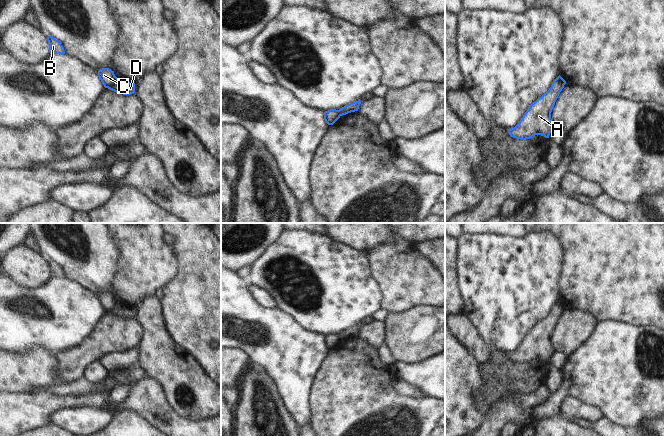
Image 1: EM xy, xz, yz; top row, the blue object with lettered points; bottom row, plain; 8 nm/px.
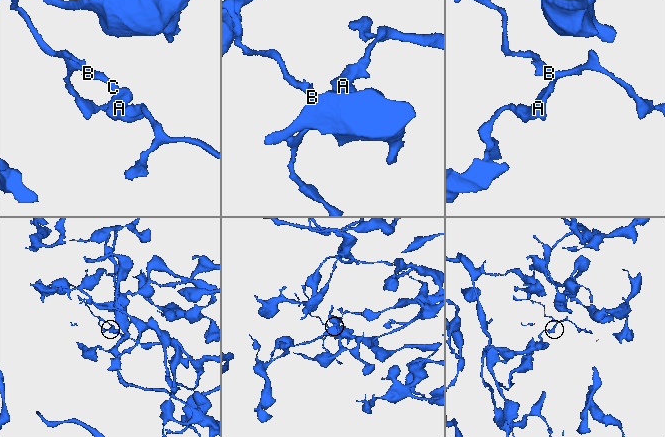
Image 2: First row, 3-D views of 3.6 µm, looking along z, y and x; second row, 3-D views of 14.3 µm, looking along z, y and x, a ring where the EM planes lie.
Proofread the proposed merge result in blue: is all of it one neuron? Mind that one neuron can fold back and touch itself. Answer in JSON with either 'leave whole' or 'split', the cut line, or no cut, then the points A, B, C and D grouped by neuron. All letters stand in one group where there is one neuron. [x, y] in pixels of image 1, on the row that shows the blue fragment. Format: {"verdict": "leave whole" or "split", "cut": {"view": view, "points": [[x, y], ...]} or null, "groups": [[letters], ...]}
{"verdict": "split", "cut": {"view": "xy", "points": [[116, 77], [115, 81], [108, 88]]}, "groups": [["A", "D"], ["B", "C"]]}

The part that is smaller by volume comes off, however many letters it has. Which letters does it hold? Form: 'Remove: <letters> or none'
Remove: B, C

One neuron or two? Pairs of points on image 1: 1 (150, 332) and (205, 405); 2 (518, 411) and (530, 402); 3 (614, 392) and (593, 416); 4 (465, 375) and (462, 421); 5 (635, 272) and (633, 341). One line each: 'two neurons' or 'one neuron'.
1: one neuron
2: two neurons
3: two neurons
4: one neuron
5: two neurons

